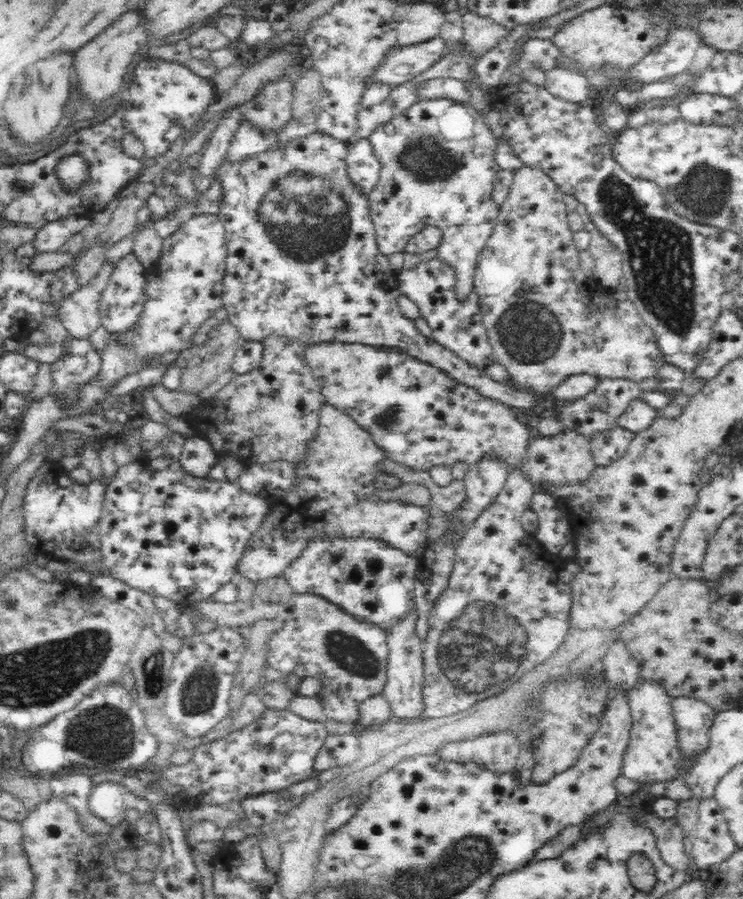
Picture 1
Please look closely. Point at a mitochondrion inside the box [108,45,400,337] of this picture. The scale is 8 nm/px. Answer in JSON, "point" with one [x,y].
{"point":[305,218]}

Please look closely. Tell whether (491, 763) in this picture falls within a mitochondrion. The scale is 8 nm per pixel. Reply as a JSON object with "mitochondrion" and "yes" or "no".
{"mitochondrion":"no"}

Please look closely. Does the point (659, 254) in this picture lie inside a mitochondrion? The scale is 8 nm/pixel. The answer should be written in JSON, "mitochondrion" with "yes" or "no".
{"mitochondrion":"yes"}

